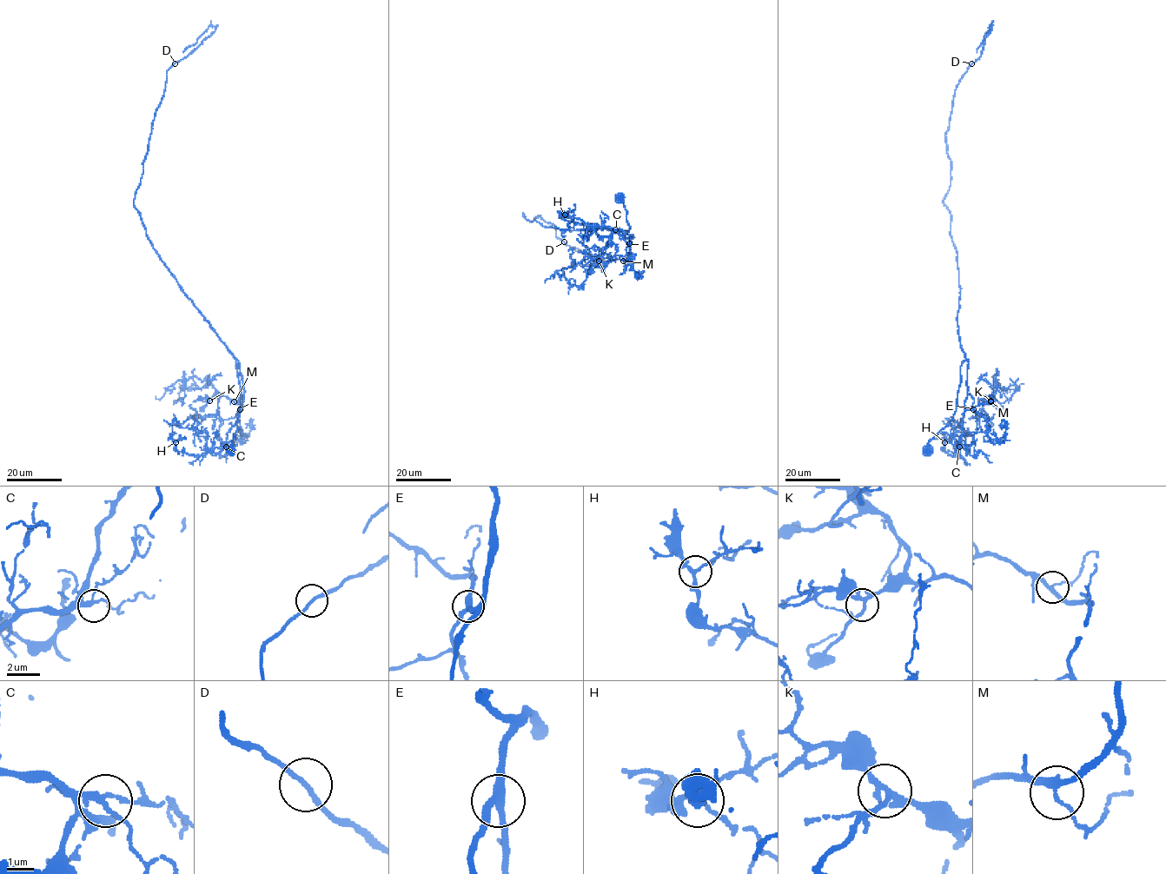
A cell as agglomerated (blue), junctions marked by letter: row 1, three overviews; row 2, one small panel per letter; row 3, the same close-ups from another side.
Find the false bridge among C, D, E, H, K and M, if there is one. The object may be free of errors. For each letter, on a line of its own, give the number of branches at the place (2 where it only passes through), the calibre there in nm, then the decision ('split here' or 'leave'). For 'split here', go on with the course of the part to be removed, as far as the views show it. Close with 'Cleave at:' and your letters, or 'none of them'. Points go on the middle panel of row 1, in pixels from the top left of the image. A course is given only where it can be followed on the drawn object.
C: branches 4; calibre 200 nm; leave
D: branches 2; calibre 160 nm; leave
E: branches 3; calibre 320 nm; leave
H: branches 4; calibre 170 nm; leave
K: branches 3; calibre 200 nm; leave
M: branches 3; calibre 200 nm; leave
Cleave at: none of them

